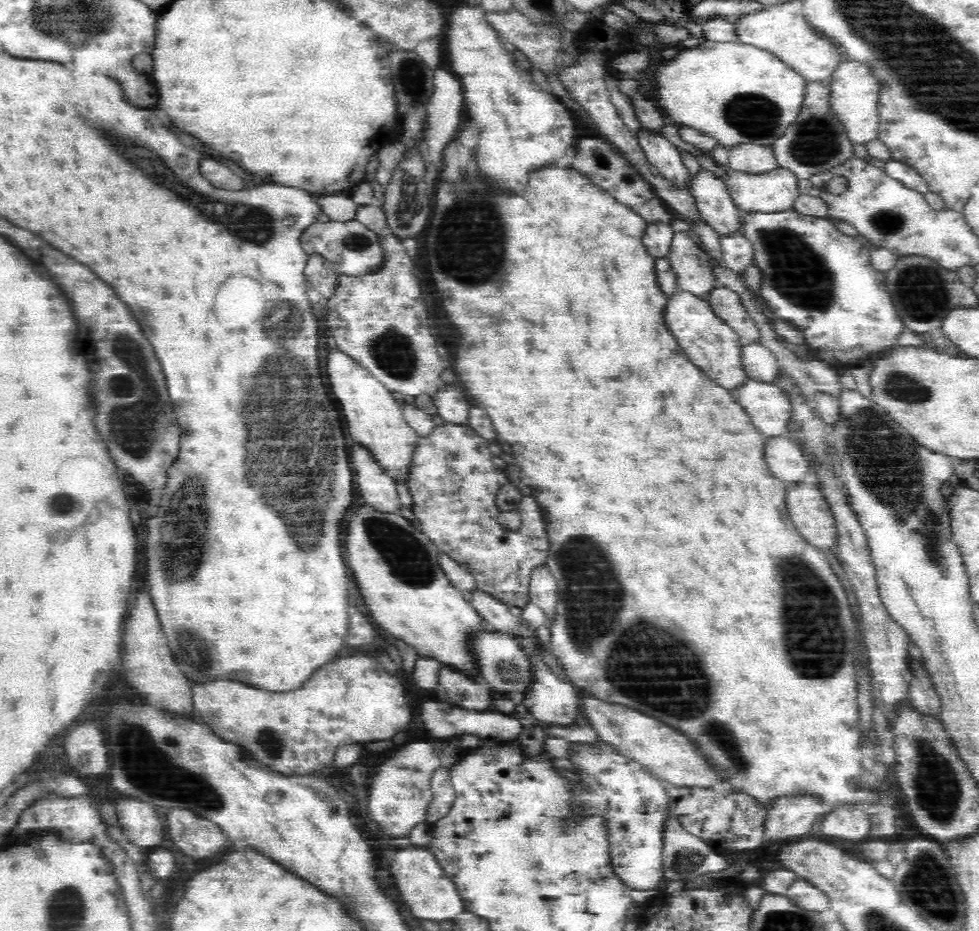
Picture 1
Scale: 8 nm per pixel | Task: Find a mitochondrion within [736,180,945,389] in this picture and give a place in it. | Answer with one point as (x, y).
(795, 269)

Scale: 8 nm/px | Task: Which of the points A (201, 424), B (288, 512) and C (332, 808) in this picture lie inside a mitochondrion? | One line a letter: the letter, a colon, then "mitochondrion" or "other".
A: other
B: mitochondrion
C: other

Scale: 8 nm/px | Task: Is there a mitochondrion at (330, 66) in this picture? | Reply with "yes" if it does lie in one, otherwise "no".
no

